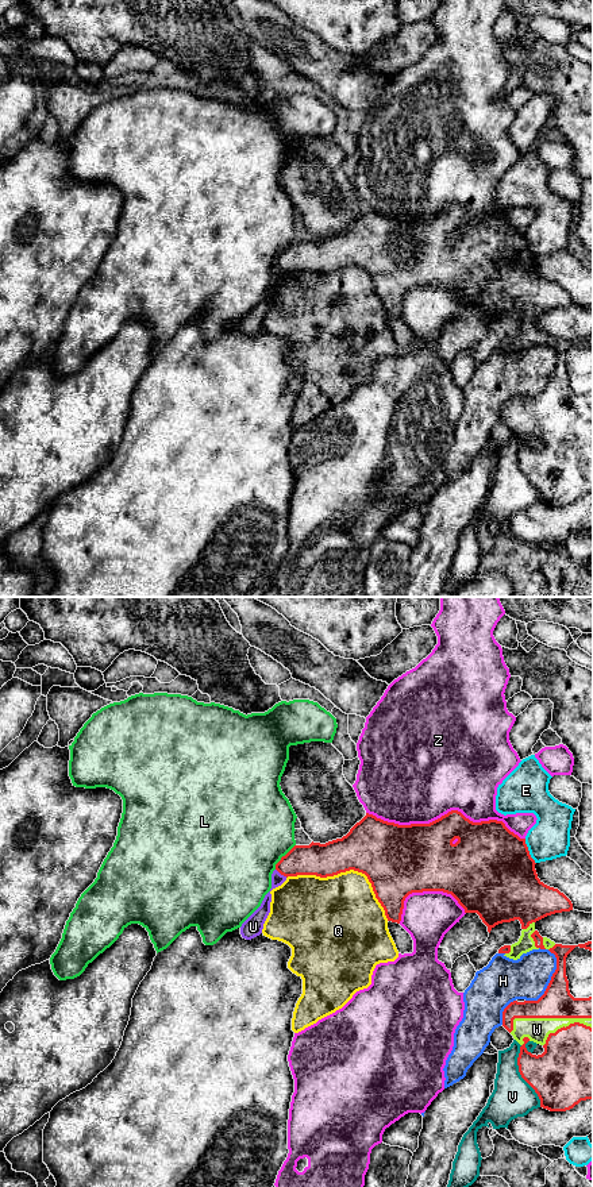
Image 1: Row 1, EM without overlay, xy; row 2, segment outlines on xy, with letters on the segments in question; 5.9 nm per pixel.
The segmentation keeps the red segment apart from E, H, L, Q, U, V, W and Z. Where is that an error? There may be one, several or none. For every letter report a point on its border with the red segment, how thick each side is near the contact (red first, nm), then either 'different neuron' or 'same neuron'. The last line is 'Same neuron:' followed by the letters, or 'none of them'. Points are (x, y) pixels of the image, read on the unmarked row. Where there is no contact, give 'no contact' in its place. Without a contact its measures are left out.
E: meets red in xy at (528, 246); 500 nm thick on the red side, 240 nm on the other; different neuron
H: meets red in xy at (550, 376); 190 nm thick on the red side, 260 nm on the other; different neuron
L: meets red in xy at (282, 251); 200 nm thick on the red side, 500 nm on the other; different neuron
Q: meets red in xy at (349, 265); 360 nm thick on the red side, 440 nm on the other; different neuron
U: meets red in xy at (281, 269); 190 nm thick on the red side, 80 nm on the other; same neuron
V: meets red in xy at (522, 471); 360 nm thick on the red side, 240 nm on the other; different neuron
W: meets red in xy at (546, 412); 190 nm thick on the red side, 140 nm on the other; same neuron
Z: meets red in xy at (446, 209); 340 nm thick on the red side, 480 nm on the other; different neuron
Same neuron: U, W

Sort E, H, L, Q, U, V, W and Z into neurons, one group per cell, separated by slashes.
E / H / L / Q / U W / V / Z

